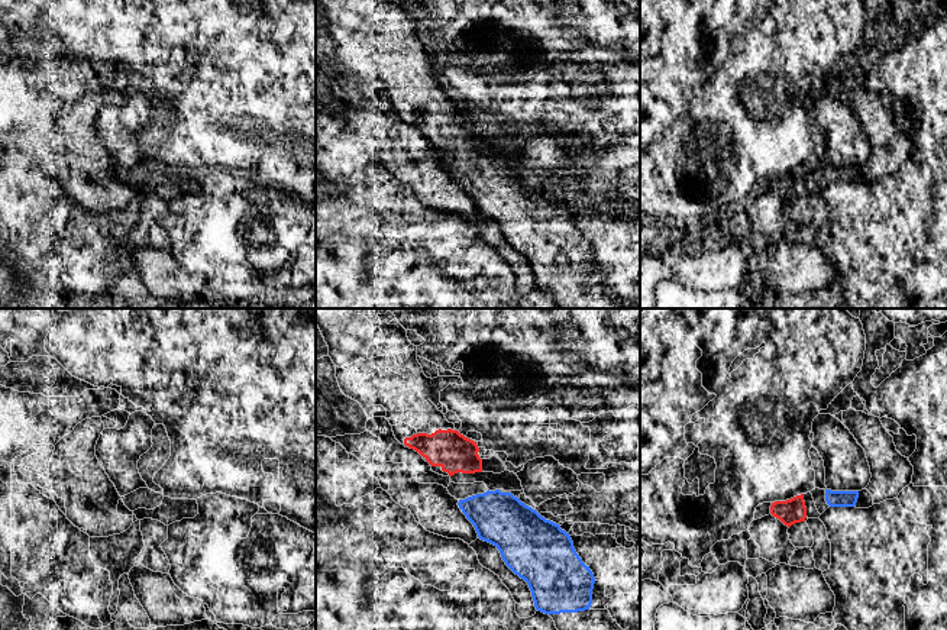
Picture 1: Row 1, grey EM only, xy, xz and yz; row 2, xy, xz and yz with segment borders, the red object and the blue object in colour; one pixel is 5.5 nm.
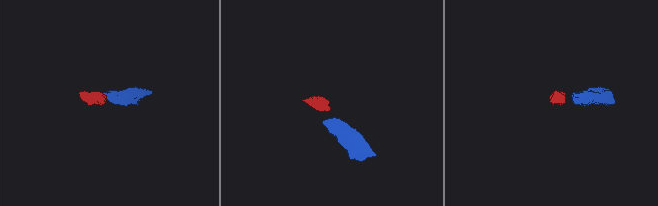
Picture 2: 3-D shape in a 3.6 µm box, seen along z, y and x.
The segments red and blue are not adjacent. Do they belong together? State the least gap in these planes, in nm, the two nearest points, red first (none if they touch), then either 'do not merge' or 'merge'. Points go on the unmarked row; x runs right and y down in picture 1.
110 nm apart; from red across xz (481, 146), (488, 165); merge

